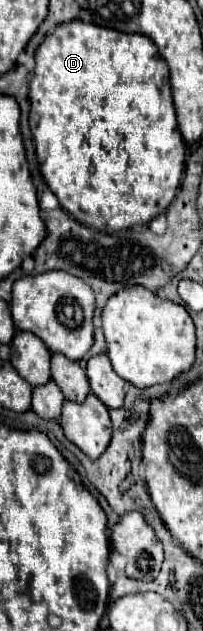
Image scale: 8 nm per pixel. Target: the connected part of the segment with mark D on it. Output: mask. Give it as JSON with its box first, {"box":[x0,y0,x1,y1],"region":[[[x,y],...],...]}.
{"box":[29,21,185,233],"region":[[[71,21],[59,25],[51,35],[45,37],[45,41],[39,45],[35,53],[35,69],[33,69],[33,79],[31,79],[31,91],[29,91],[29,101],[31,101],[31,113],[29,113],[29,127],[35,139],[35,151],[37,159],[41,163],[41,173],[49,189],[57,195],[61,207],[69,211],[79,223],[87,227],[95,227],[99,231],[115,233],[123,229],[131,229],[133,225],[147,225],[151,219],[155,219],[159,213],[165,213],[169,203],[173,201],[183,171],[185,171],[185,143],[177,127],[175,119],[175,109],[173,109],[173,97],[171,97],[171,83],[169,83],[169,67],[165,59],[159,55],[155,43],[137,33],[119,33],[115,29],[107,27],[97,27],[95,23],[85,23],[85,21]]]}

